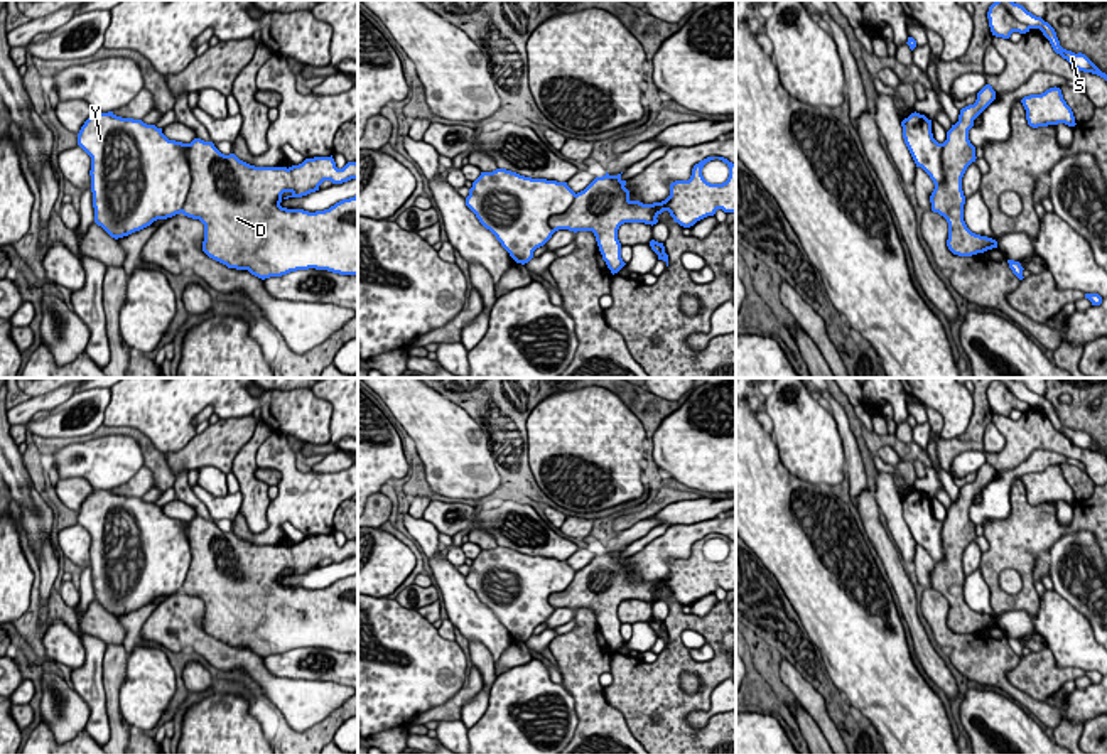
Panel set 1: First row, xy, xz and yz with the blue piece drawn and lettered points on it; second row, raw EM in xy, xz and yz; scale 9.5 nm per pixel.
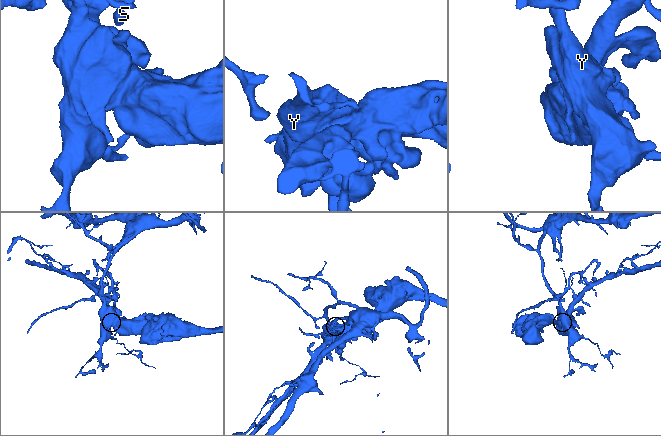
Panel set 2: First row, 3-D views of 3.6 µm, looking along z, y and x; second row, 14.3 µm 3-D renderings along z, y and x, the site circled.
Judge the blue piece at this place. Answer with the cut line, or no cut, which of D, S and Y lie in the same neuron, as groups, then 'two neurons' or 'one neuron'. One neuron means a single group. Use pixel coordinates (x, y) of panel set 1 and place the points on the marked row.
cut xy (188, 144), (189, 191), (179, 211); groups D / S Y; two neurons

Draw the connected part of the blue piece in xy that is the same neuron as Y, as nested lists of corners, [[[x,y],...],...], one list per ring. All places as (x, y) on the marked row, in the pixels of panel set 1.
[[[113,111],[93,115],[78,133],[78,145],[91,157],[94,223],[118,240],[157,219],[181,214],[191,187],[187,143],[169,140],[162,128]]]

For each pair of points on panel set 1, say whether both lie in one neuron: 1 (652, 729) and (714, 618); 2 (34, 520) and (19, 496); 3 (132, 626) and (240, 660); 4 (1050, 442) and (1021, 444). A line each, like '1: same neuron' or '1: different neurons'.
1: same neuron
2: different neurons
3: different neurons
4: same neuron

